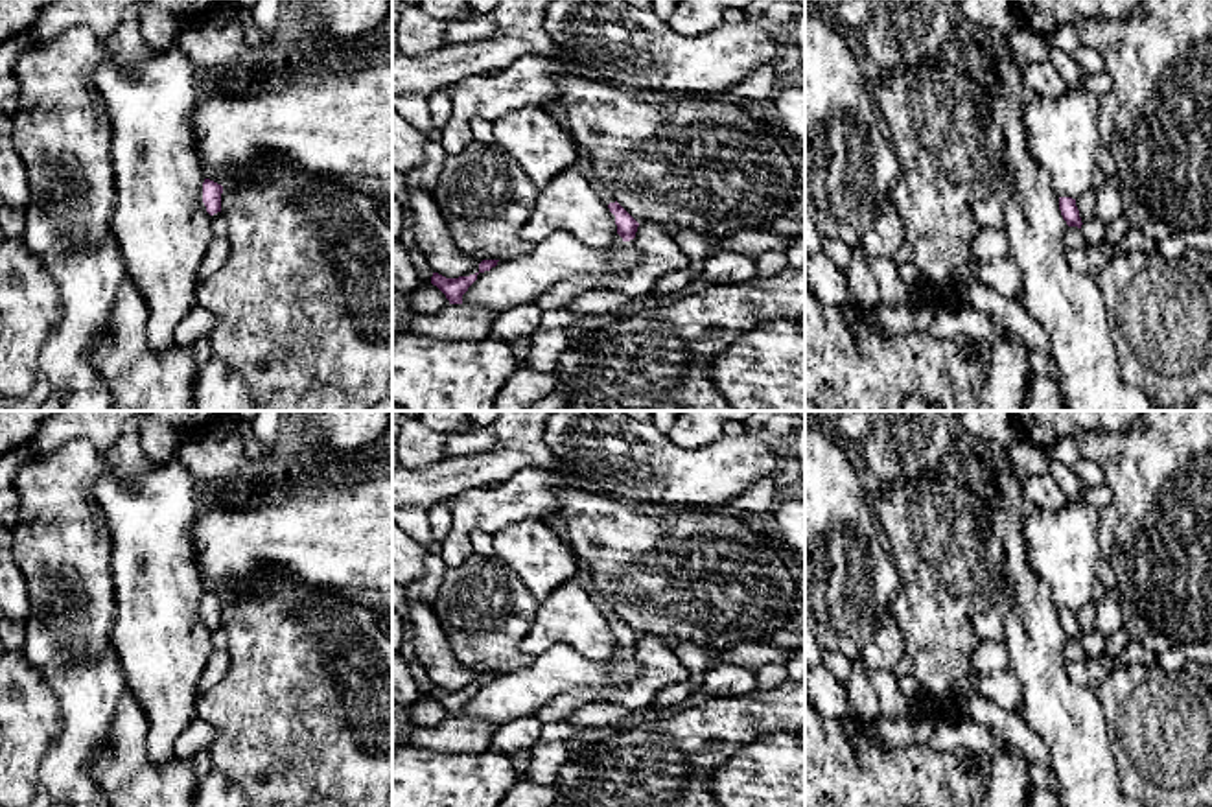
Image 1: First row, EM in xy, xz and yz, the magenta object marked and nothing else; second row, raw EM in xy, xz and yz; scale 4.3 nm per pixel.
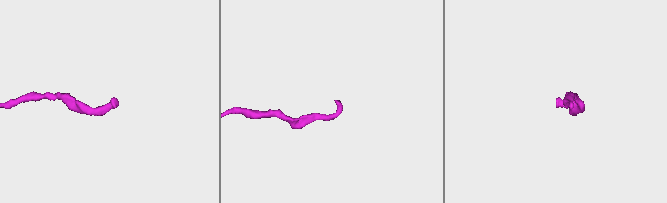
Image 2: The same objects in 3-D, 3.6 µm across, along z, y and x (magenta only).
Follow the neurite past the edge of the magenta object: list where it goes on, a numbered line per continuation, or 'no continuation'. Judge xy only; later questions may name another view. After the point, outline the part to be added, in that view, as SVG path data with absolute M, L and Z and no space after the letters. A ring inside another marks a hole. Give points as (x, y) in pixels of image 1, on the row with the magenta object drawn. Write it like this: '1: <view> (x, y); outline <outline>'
no continuation

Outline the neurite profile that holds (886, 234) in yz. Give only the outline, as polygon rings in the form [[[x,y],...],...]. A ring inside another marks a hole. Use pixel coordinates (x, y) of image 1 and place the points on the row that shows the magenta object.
[[[888,201],[871,230],[860,240],[860,252],[866,262],[873,258],[893,258],[897,249],[904,243],[904,225],[895,206]]]

